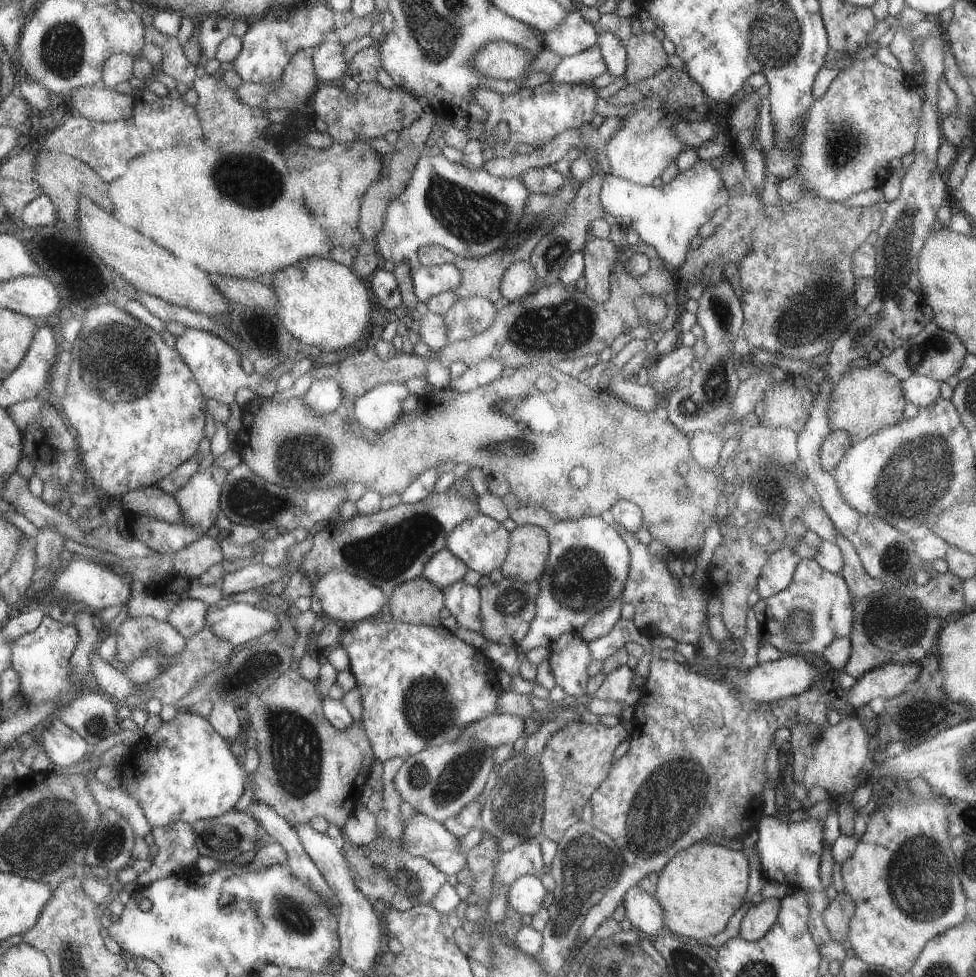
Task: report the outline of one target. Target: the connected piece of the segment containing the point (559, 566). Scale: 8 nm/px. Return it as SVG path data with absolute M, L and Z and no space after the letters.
M591 515L577 520L555 521L548 531L549 546L545 570L538 578L539 592L536 596L537 612L529 632L525 634L516 648L521 658L529 650L543 644L550 645L554 638L565 632L577 632L588 618L607 608L617 596L622 594L623 584L629 572L629 553L617 528L605 522L600 515Z

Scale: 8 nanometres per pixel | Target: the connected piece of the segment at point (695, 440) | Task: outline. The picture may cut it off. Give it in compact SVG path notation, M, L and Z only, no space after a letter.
M697 430L689 434L688 447L691 458L701 470L717 470L717 460L722 442L712 432Z

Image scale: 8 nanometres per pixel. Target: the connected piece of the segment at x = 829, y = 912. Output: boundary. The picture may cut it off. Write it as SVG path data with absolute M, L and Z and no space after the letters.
M843 890L838 892L833 900L829 901L823 910L823 914L821 914L821 920L823 920L831 940L840 943L845 940L853 912L855 912L855 904Z

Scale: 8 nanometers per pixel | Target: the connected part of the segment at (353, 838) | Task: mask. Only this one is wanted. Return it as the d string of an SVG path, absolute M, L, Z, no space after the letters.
M358 804L352 817L345 823L344 831L348 840L358 845L375 842L379 834L378 816L367 810L366 805Z

